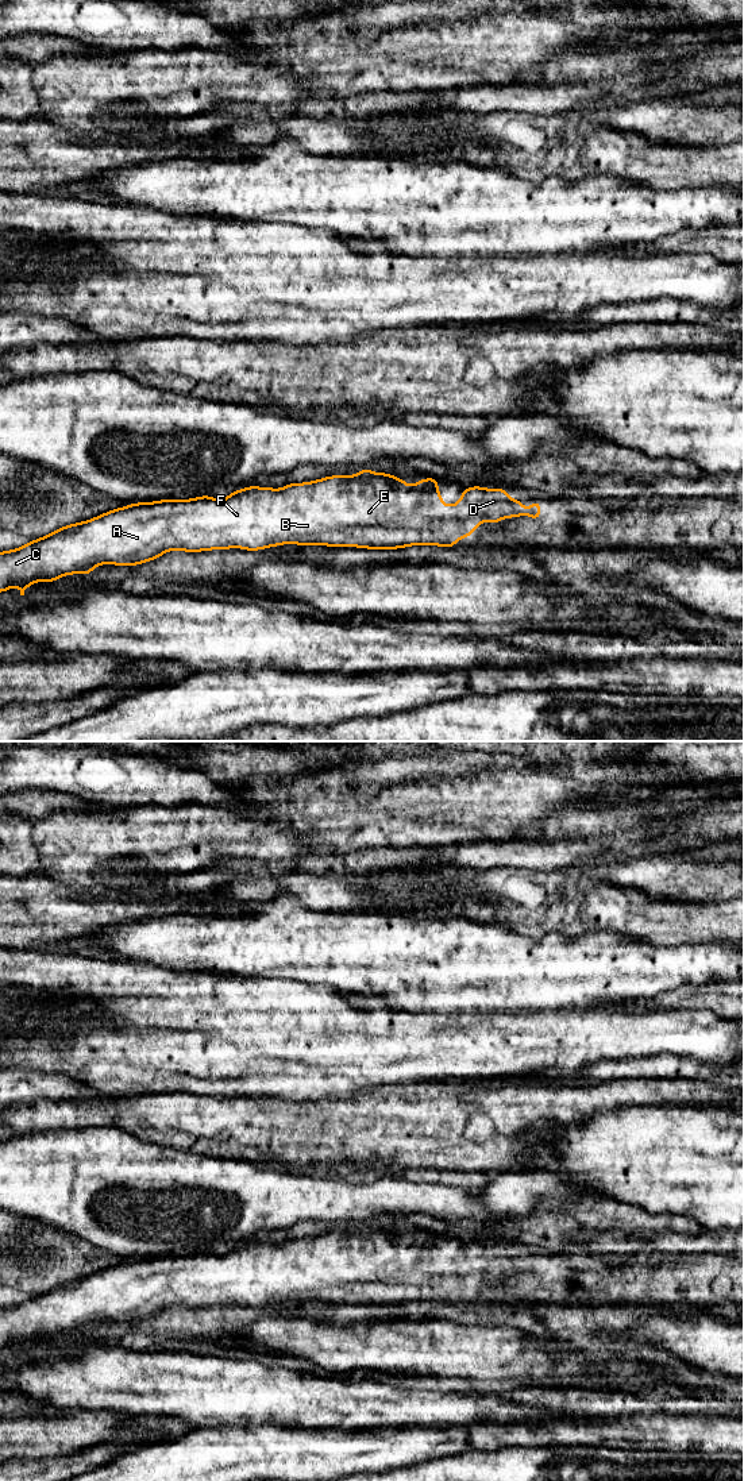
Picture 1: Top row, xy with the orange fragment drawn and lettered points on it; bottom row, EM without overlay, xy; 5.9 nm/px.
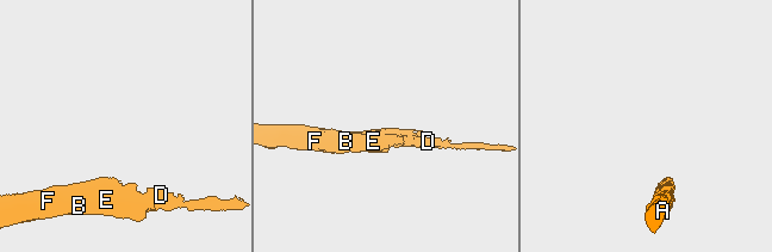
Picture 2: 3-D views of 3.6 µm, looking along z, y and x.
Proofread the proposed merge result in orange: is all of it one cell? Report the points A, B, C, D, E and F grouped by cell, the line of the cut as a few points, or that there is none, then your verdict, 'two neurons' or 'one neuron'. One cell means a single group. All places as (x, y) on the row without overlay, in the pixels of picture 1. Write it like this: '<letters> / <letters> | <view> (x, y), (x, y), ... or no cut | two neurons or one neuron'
A B C D E F | no cut | one neuron

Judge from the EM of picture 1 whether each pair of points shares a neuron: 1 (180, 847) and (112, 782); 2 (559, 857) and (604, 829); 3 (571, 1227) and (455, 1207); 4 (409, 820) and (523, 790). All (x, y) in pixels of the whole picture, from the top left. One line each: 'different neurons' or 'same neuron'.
1: different neurons
2: same neuron
3: different neurons
4: same neuron

